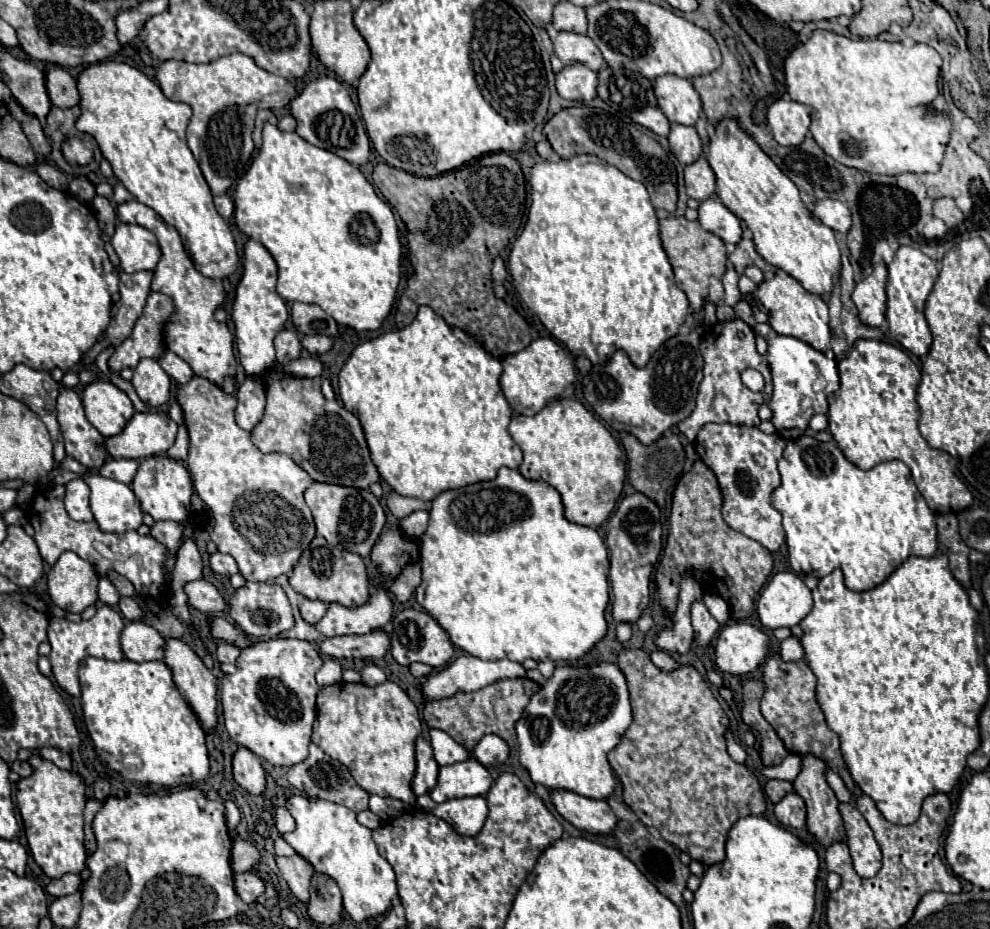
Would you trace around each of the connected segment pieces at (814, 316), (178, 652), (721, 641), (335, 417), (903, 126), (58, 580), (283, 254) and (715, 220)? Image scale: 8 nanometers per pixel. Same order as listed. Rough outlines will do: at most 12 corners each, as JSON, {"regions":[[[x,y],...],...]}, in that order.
{"regions":[[[792,276],[758,284],[752,304],[778,334],[830,348],[828,304]],[[182,638],[164,662],[202,728],[216,726],[216,678]],[[740,620],[714,642],[716,666],[732,676],[756,670],[768,636]],[[268,368],[258,450],[316,482],[380,480],[360,420],[322,376]],[[814,30],[786,58],[828,156],[940,170],[952,130],[926,44]],[[64,552],[48,572],[50,600],[82,612],[98,600],[88,560]],[[264,124],[234,190],[276,292],[378,330],[392,208],[348,160]],[[716,196],[700,202],[698,222],[724,242],[742,238],[740,218]]]}

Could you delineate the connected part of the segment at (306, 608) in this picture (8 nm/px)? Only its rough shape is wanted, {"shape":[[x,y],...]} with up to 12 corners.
{"shape":[[308,600],[300,614],[308,624],[316,624],[324,616],[322,600]]}

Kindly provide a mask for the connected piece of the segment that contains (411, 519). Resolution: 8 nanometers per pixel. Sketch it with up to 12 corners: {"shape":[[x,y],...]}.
{"shape":[[414,510],[398,520],[398,530],[408,540],[426,532],[428,512]]}

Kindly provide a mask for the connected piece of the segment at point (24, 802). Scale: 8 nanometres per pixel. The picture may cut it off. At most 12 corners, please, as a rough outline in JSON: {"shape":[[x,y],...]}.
{"shape":[[40,754],[16,784],[48,878],[86,868],[86,786]]}

